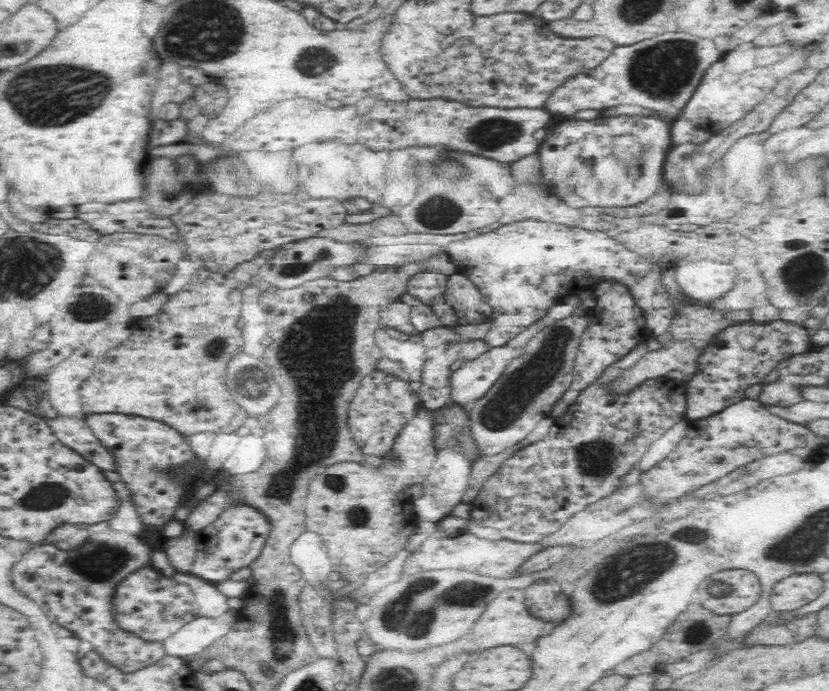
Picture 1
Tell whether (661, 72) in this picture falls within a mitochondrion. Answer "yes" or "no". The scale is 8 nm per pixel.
yes

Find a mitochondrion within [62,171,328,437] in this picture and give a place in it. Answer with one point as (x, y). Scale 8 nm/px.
(80, 313)

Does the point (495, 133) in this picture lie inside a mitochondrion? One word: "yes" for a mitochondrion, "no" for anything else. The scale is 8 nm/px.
yes

